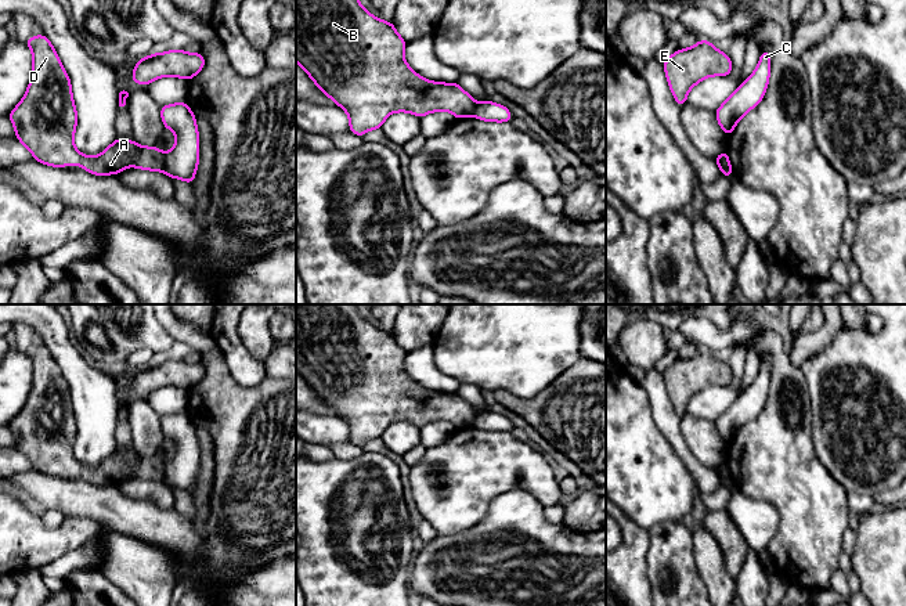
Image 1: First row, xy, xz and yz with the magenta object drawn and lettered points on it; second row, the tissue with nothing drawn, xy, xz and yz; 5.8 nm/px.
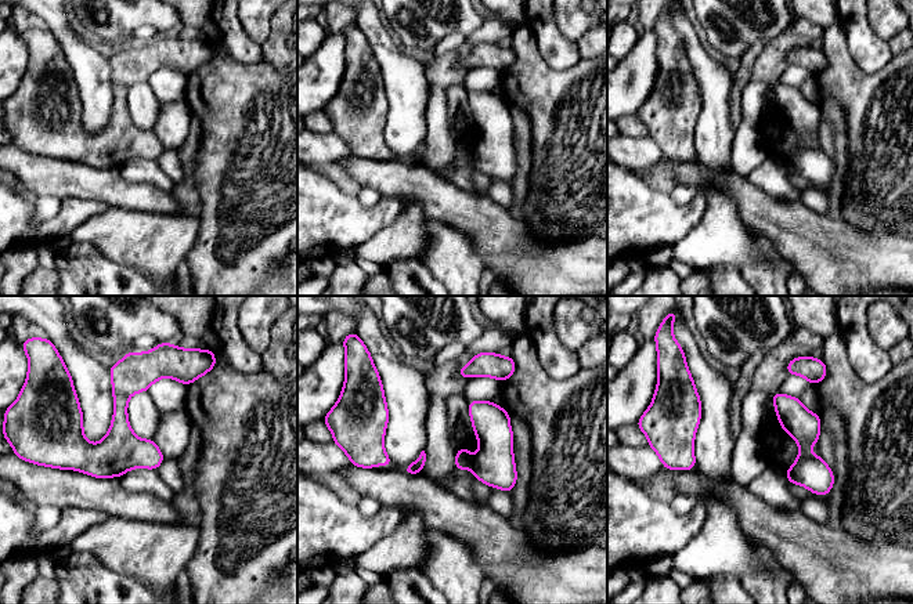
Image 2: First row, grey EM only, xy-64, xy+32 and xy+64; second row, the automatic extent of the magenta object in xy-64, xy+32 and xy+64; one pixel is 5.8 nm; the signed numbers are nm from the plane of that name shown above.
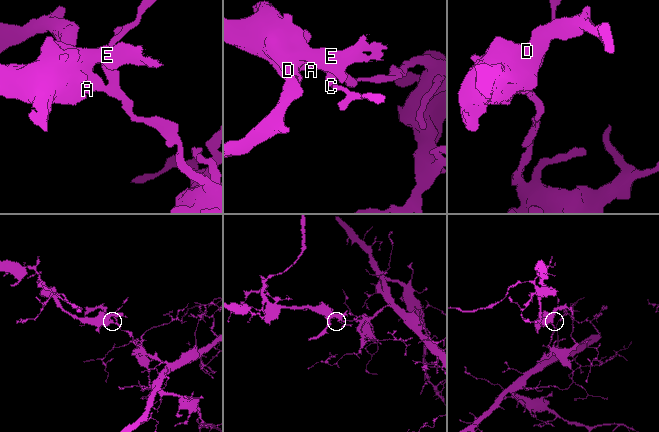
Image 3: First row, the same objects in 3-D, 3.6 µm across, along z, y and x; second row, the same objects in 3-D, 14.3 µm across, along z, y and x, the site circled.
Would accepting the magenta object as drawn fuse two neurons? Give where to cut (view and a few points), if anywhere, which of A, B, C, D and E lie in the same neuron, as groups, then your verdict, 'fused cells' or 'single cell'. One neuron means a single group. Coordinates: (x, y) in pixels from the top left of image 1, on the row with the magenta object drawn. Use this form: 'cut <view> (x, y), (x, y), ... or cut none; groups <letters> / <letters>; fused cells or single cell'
cut xy (165, 154), (165, 165), (161, 170); groups A B D E / C; fused cells

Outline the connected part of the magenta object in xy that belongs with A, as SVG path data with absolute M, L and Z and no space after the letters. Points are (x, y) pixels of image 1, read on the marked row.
M44 35L29 37L26 46L32 50L32 77L21 102L10 112L8 119L15 127L15 138L19 140L33 155L35 160L54 167L82 165L83 170L95 176L120 174L129 166L162 172L165 154L154 147L141 147L134 140L115 141L100 155L87 156L80 154L73 143L77 125L77 112L72 97L72 84L53 44Z

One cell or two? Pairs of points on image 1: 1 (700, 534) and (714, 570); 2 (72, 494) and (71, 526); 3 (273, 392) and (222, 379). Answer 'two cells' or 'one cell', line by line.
1: one cell
2: two cells
3: one cell

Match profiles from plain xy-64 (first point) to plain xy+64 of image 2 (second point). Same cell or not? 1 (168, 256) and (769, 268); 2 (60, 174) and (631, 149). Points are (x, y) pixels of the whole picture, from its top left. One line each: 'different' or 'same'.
1: same
2: different

